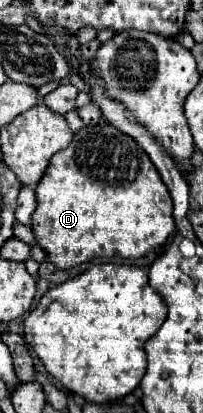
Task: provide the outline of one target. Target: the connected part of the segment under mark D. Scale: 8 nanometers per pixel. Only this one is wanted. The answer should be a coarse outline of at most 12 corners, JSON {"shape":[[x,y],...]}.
{"shape":[[83,126],[35,192],[61,270],[141,258],[175,230],[151,158]]}

